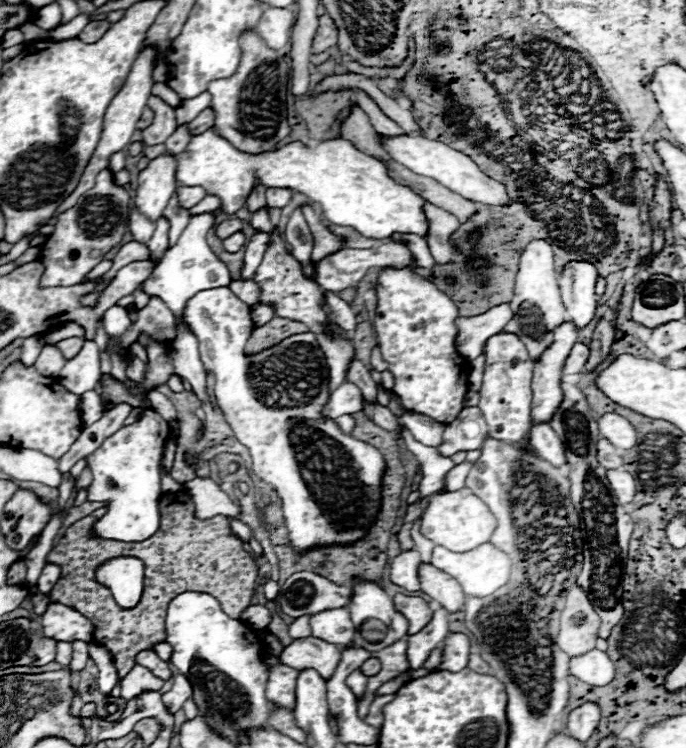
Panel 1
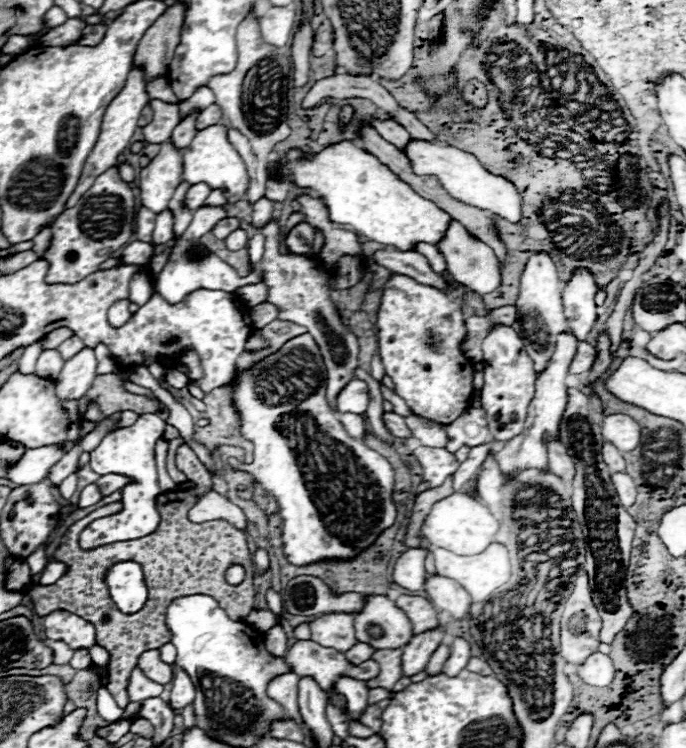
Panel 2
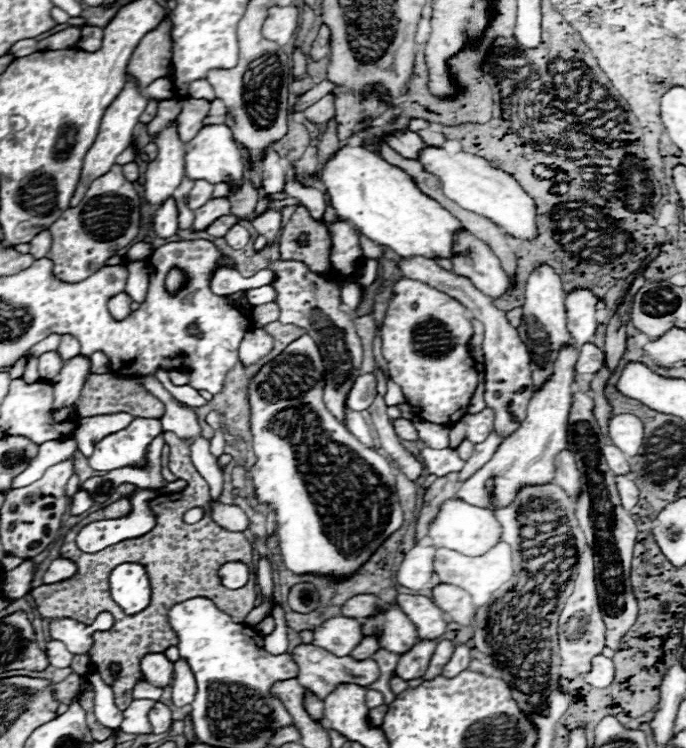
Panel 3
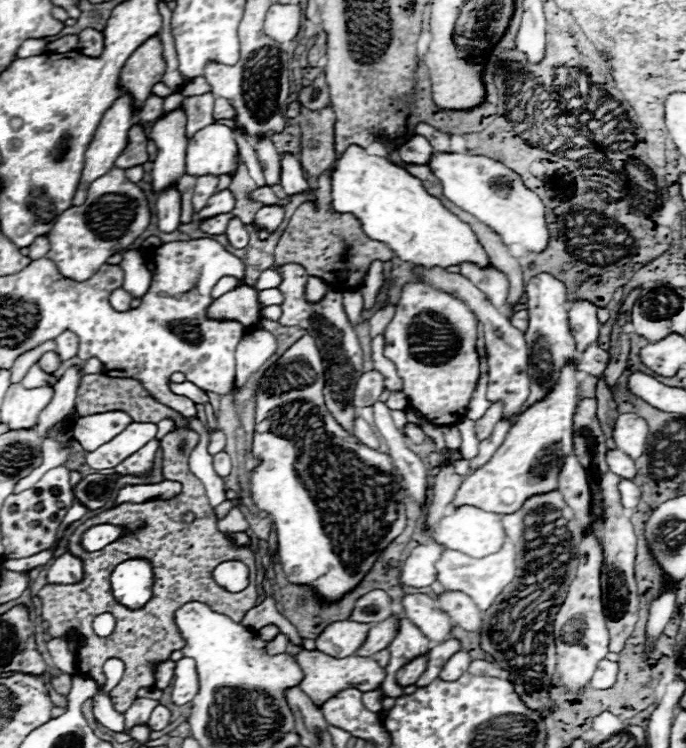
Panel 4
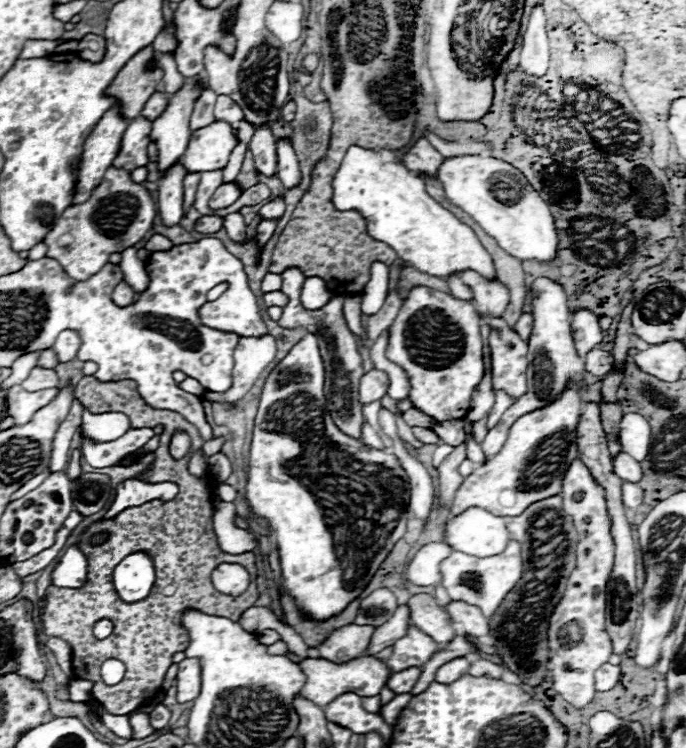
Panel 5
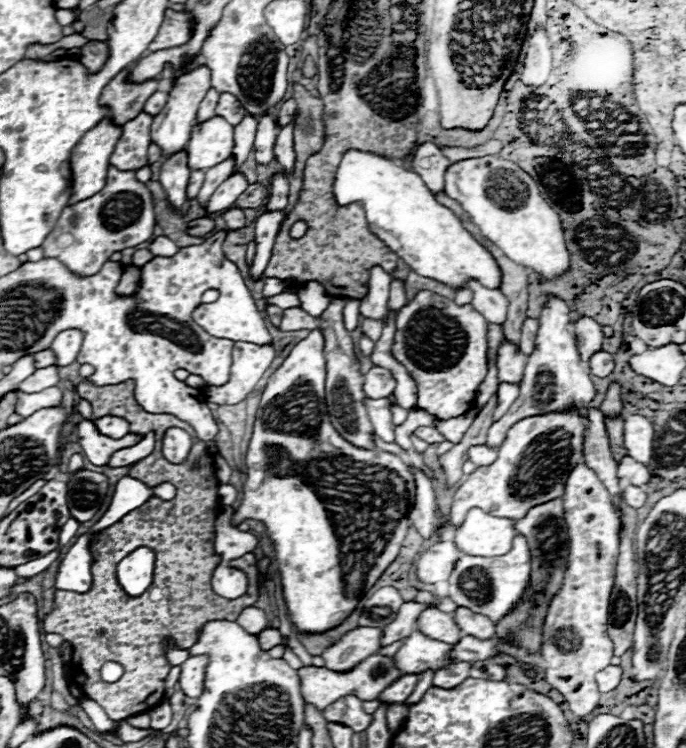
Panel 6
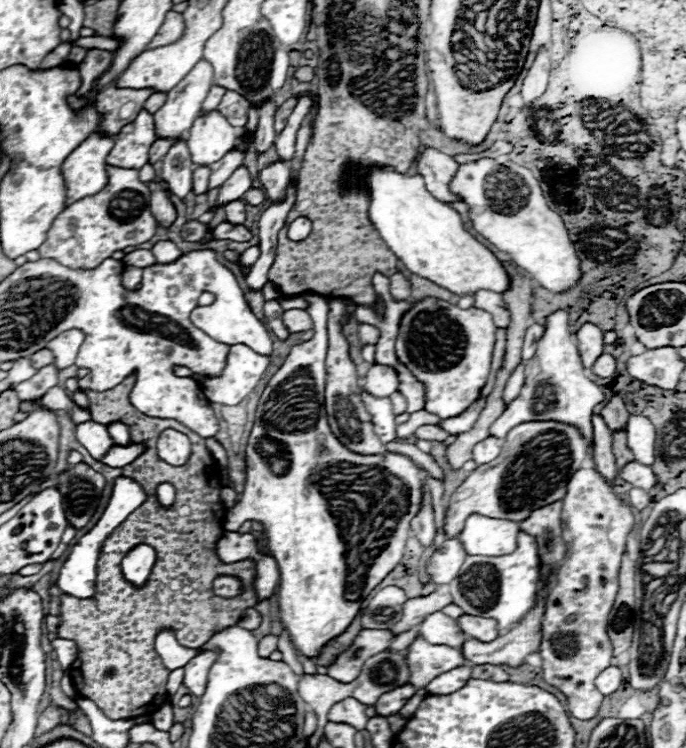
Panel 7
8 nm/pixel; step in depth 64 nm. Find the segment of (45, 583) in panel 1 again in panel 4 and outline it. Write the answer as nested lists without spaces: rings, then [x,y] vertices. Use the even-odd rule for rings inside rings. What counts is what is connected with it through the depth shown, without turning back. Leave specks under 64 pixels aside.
[[[72,554],[56,558],[48,570],[48,584],[76,584],[82,580],[82,562]]]

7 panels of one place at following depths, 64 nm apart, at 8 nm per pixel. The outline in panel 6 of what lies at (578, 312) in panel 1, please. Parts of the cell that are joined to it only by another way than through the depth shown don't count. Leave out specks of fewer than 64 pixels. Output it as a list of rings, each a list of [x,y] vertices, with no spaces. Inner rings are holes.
[[[582,316],[580,320],[576,320],[574,324],[574,332],[576,332],[576,346],[580,352],[580,358],[586,362],[590,360],[590,356],[598,350],[602,350],[602,342],[604,342],[604,334],[602,334],[602,326],[588,316]]]

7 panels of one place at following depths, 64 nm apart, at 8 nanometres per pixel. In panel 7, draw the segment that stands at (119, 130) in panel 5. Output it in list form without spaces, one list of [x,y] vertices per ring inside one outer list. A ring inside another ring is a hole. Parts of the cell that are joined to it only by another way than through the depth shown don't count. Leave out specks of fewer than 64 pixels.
[[[92,132],[74,152],[66,158],[62,166],[62,174],[66,178],[68,198],[66,204],[78,202],[86,196],[94,196],[104,190],[108,182],[106,174],[106,156],[114,146],[112,136],[102,136],[100,132]]]

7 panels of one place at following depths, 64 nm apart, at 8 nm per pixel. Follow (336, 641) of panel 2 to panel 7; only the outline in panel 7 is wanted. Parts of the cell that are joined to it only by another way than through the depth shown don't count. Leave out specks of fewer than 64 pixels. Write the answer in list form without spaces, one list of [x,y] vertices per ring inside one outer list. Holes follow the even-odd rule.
[[[372,628],[360,630],[360,634],[354,638],[352,646],[346,652],[338,654],[336,662],[326,666],[326,672],[340,682],[352,682],[358,676],[358,672],[362,670],[362,664],[370,656],[384,652],[390,646],[392,638],[394,636],[388,630],[372,630]]]

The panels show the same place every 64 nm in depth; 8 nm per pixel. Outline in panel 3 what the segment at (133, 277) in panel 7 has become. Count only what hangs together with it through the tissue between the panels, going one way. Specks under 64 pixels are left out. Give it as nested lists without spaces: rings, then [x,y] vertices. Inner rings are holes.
[[[118,294],[114,296],[110,302],[108,302],[108,308],[110,308],[110,314],[114,320],[124,320],[128,314],[130,314],[130,296],[128,294]]]

